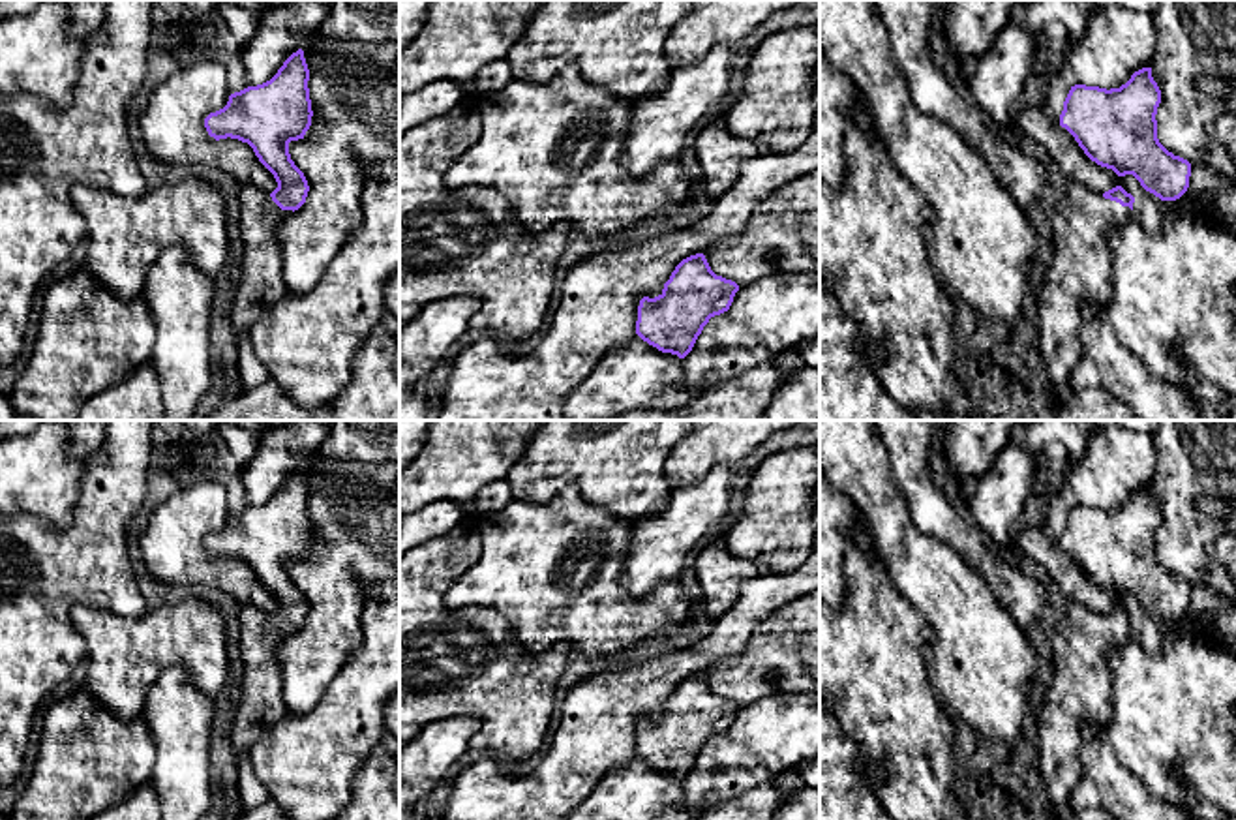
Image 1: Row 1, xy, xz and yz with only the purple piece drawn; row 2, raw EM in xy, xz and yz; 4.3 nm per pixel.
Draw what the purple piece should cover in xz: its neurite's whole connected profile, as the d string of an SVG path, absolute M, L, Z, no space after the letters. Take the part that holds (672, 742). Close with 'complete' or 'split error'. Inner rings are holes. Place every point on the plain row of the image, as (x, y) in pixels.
M705 676L683 679L658 717L638 726L636 754L662 773L685 779L711 737L730 730L739 706L716 696Z; complete

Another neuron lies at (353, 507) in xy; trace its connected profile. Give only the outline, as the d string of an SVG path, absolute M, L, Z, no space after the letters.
M291 420L268 428L253 456L234 469L249 507L270 501L298 469L304 471L309 490L311 546L302 559L289 563L291 580L304 593L309 612L306 623L276 647L285 715L306 715L360 644L364 585L399 584L399 465L323 458L321 443L326 435L328 424L321 420Z

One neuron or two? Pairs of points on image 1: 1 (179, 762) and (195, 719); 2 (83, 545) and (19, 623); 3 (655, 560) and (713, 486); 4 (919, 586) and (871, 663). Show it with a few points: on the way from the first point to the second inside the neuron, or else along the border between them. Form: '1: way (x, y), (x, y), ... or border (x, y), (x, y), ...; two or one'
1: way (182, 751), (184, 730); one
2: way (62, 565), (23, 603); one
3: way (666, 541), (700, 505); one
4: border (884, 567), (895, 590), (933, 635), (929, 644); two

